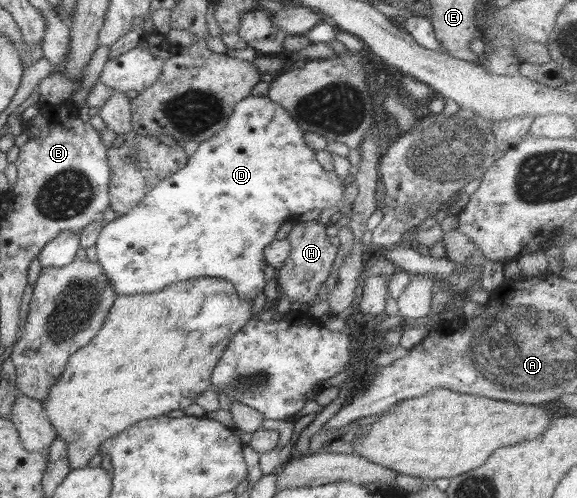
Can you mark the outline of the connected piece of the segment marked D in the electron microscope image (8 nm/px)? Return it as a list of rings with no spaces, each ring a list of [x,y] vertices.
[[[250,95],[239,101],[227,117],[226,125],[214,137],[202,141],[194,155],[188,158],[186,165],[180,171],[163,179],[158,185],[154,185],[134,209],[128,210],[128,213],[118,216],[109,224],[106,223],[101,229],[95,243],[98,255],[97,262],[105,271],[105,276],[108,277],[108,285],[112,285],[114,293],[117,296],[156,293],[173,283],[208,277],[232,282],[236,294],[244,300],[254,300],[256,296],[262,294],[267,283],[264,269],[268,266],[265,262],[263,249],[276,240],[276,232],[283,223],[295,219],[301,213],[312,211],[312,209],[330,209],[330,207],[336,205],[340,206],[337,217],[350,217],[353,213],[353,203],[345,206],[340,205],[340,201],[344,197],[344,180],[341,180],[334,170],[325,171],[322,168],[322,165],[316,160],[315,151],[305,142],[304,134],[305,131],[297,124],[297,121],[294,121],[281,105],[272,101],[268,96]]]

